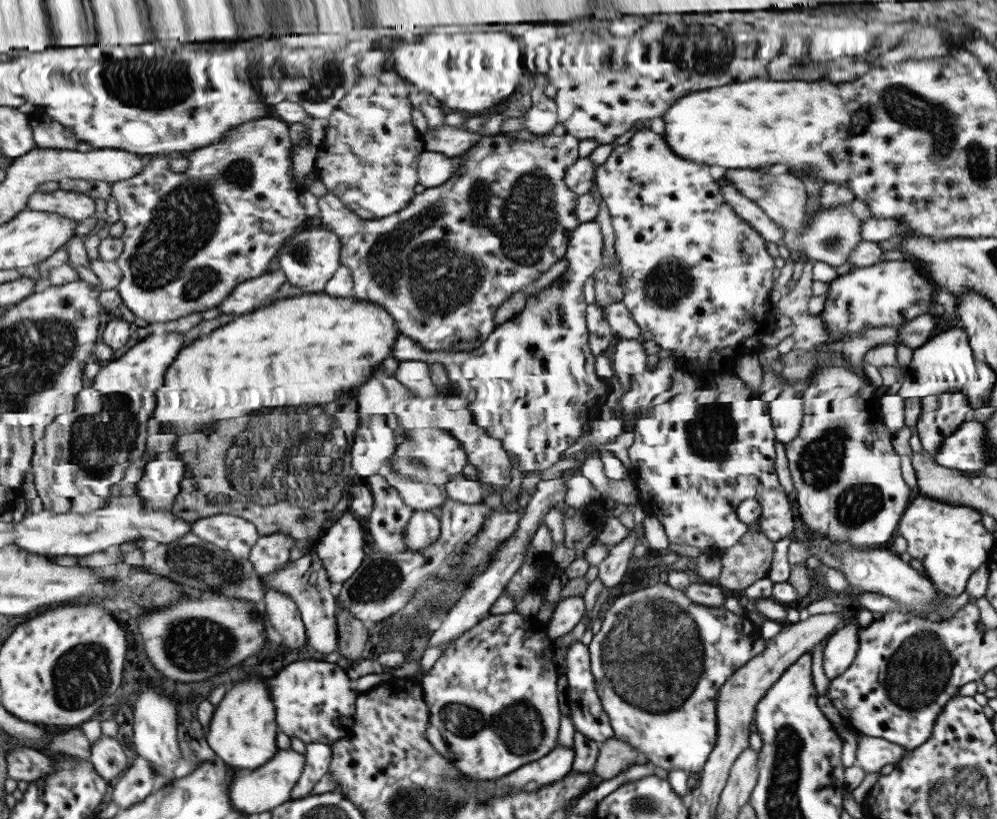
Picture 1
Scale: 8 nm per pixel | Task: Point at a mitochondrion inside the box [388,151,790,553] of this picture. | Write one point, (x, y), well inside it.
(531, 214)

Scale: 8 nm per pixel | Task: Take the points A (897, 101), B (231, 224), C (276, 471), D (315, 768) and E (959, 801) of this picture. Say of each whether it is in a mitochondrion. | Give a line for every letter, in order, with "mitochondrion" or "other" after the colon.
A: mitochondrion
B: other
C: mitochondrion
D: other
E: mitochondrion

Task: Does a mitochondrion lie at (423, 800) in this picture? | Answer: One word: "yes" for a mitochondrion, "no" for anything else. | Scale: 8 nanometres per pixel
yes

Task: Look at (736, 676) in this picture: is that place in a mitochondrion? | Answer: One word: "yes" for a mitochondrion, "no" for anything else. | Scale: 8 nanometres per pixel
no

